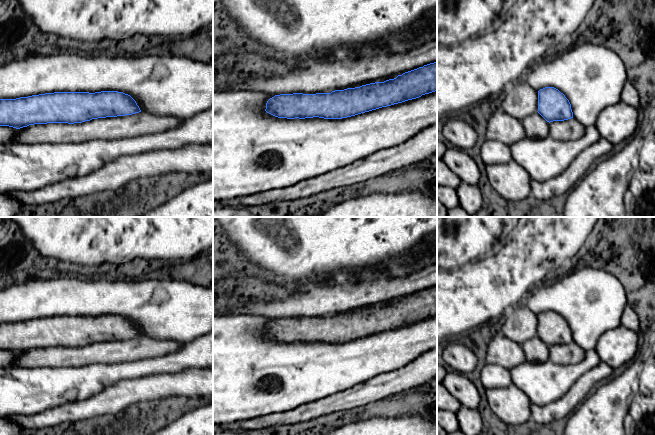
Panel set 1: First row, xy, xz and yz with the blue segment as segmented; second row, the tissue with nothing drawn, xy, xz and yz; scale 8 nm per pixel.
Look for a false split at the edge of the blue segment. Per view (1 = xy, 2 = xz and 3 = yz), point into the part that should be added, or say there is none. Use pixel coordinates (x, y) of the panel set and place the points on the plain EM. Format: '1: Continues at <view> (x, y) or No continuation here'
1: No continuation here
2: No continuation here
3: No continuation here

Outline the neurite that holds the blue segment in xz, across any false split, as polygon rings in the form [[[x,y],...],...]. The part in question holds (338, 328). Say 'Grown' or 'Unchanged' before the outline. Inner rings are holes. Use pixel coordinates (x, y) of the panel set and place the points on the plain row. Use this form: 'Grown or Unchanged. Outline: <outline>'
Unchanged. Outline: [[[437,285],[405,296],[394,303],[389,303],[384,306],[375,306],[344,314],[335,314],[331,317],[275,319],[267,325],[265,335],[275,341],[287,343],[313,341],[342,343],[416,323],[435,315],[437,315]]]

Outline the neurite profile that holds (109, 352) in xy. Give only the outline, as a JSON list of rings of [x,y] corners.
[[[145,336],[132,339],[92,343],[82,347],[34,348],[20,352],[15,367],[81,367],[97,363],[122,363],[172,353],[184,343]]]

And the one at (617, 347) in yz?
[[[618,326],[600,336],[596,351],[601,362],[617,369],[629,365],[639,354],[638,341],[637,332]]]

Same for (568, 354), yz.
[[[575,342],[549,347],[549,360],[560,365],[574,365],[580,363],[585,352]]]

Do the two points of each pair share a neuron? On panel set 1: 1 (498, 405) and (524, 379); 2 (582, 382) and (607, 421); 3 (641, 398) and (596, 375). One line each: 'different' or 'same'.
1: different
2: different
3: different

